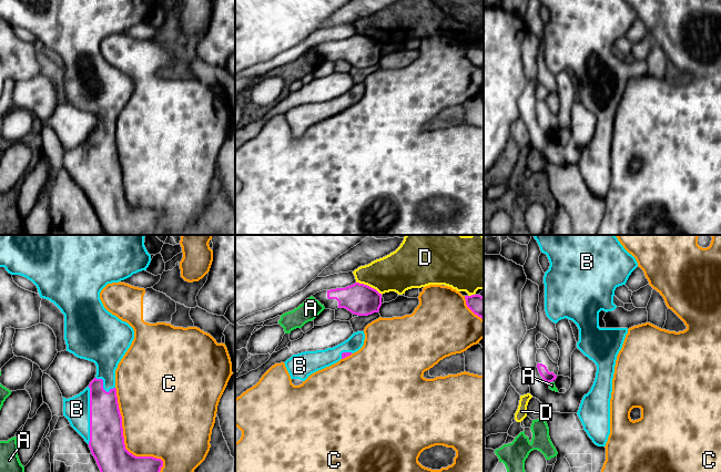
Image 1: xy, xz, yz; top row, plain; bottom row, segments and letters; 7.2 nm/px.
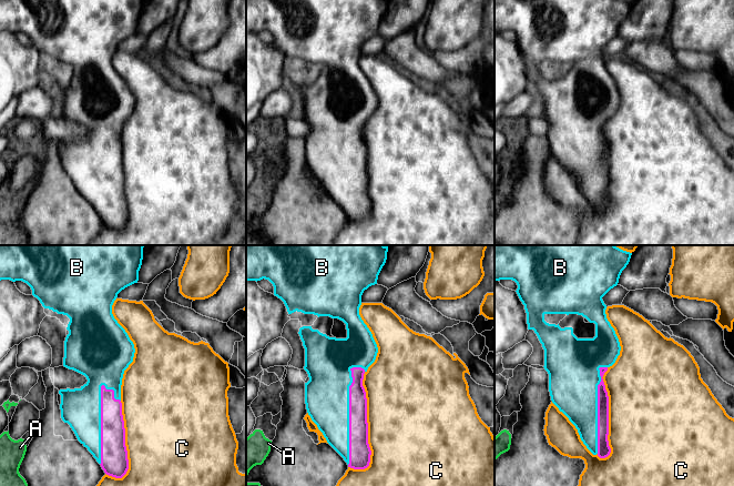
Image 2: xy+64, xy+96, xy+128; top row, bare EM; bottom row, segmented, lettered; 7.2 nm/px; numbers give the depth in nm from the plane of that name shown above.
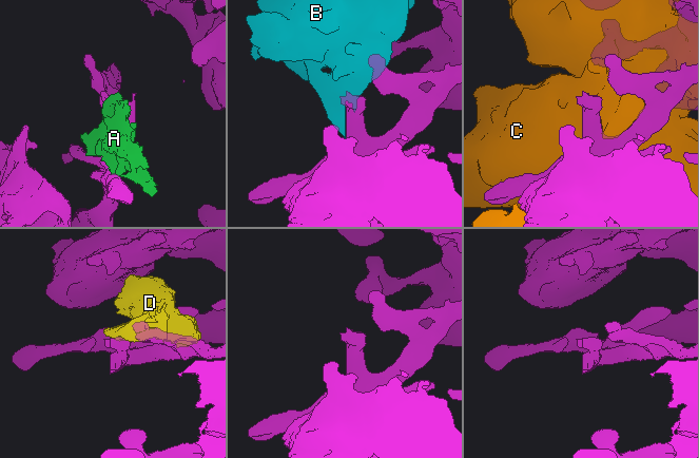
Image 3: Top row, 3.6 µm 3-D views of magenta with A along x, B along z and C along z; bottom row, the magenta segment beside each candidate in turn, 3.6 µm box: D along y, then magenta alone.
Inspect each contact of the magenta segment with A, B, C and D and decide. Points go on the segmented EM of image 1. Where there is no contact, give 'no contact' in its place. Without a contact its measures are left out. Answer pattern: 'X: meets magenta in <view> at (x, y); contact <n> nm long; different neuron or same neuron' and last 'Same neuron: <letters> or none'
A: meets magenta in yz at (550, 381); contact 30 nm long; different neuron
B: meets magenta in xy at (90, 416); contact 420 nm long; same neuron
C: meets magenta in xy at (123, 441); contact 700 nm long; different neuron
D: meets magenta in xz at (368, 286); contact 220 nm long; different neuron
Same neuron: B

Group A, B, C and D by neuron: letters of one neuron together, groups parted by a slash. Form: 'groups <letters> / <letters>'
groups A D / B / C

